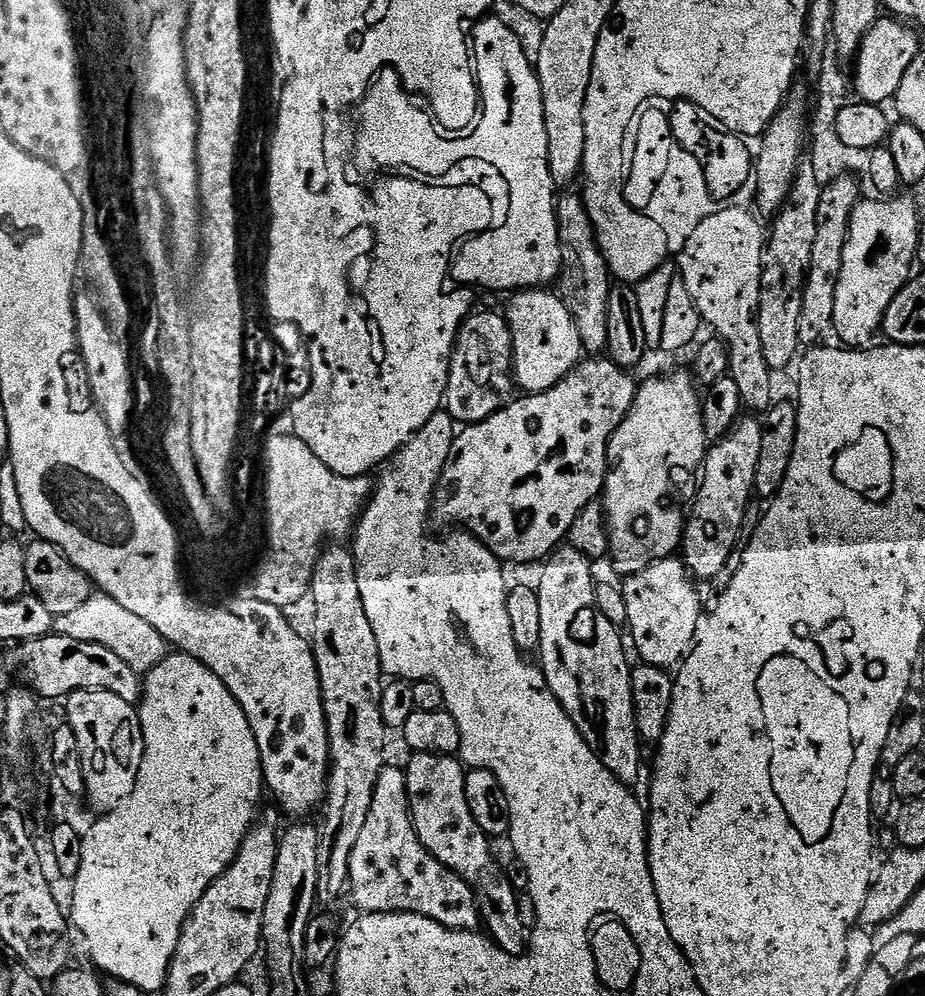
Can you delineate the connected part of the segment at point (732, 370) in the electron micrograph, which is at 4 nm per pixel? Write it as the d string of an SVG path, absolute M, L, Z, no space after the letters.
M726 212L724 215L714 214L714 218L706 218L679 252L679 279L686 282L686 290L690 290L690 298L694 298L694 306L700 312L700 319L714 326L717 337L724 341L728 349L728 370L730 377L738 386L740 403L745 409L753 408L759 414L767 413L774 403L772 397L773 369L768 367L762 355L762 338L758 338L758 322L756 311L760 305L760 279L764 269L764 249L766 247L765 225L759 227L744 212Z

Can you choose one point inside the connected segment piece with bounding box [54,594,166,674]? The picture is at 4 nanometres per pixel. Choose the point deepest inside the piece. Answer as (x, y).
(100, 620)

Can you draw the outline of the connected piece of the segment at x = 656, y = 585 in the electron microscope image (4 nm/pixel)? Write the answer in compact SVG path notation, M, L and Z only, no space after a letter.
M669 558L667 560L656 560L646 570L627 577L623 581L622 591L626 604L627 631L632 631L632 640L636 643L636 652L639 659L645 664L653 664L655 668L671 669L679 665L684 657L688 655L701 627L700 602L702 606L702 592L696 589L697 581L688 571L683 559Z

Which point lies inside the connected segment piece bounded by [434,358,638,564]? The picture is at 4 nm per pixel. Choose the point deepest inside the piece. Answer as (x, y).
(516, 480)

